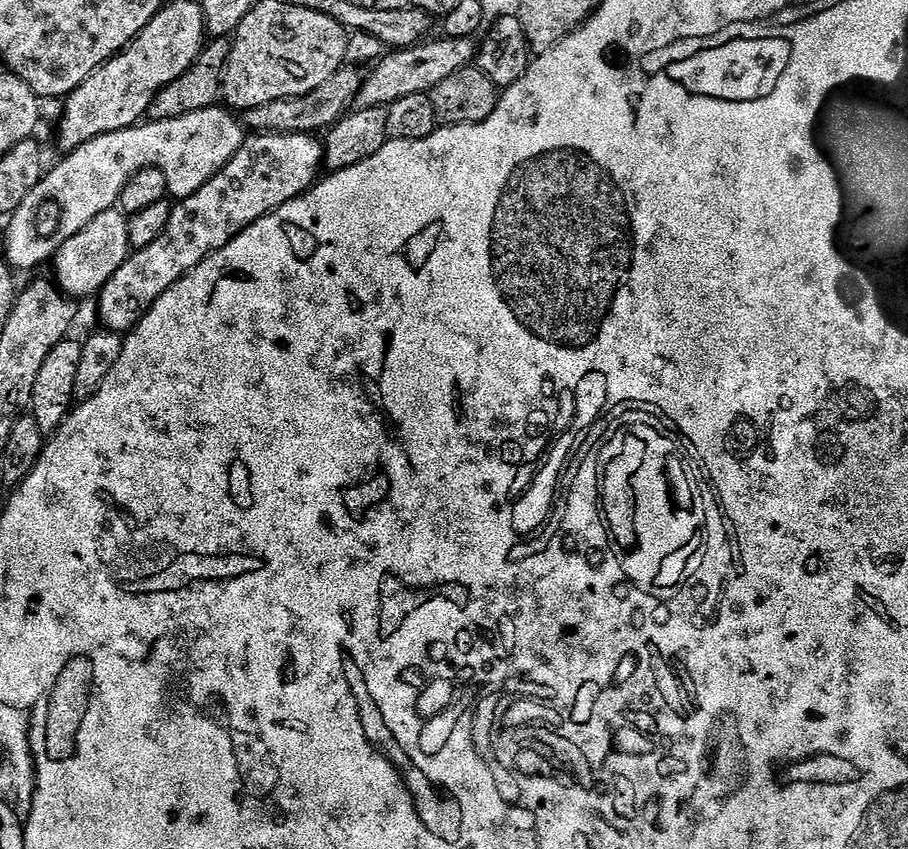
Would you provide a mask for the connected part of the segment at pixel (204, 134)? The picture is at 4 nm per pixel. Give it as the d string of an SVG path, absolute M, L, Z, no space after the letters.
M213 106L206 110L196 110L194 113L188 113L173 120L152 120L121 132L102 134L78 146L63 157L65 160L61 164L56 164L53 168L51 165L47 173L47 183L52 183L53 190L57 192L57 209L44 208L43 191L35 188L30 190L26 202L22 202L22 206L18 206L18 210L13 212L7 221L7 224L9 223L8 241L4 244L5 250L8 251L7 263L16 270L32 268L35 264L46 263L47 260L49 263L50 258L55 257L56 251L60 249L60 245L74 234L78 234L87 224L94 222L98 214L117 207L126 182L130 182L132 175L143 168L162 170L162 174L166 174L168 191L177 201L190 198L198 190L202 190L206 182L213 180L232 161L234 154L238 154L238 150L244 145L245 139L246 129L241 121L227 107Z

